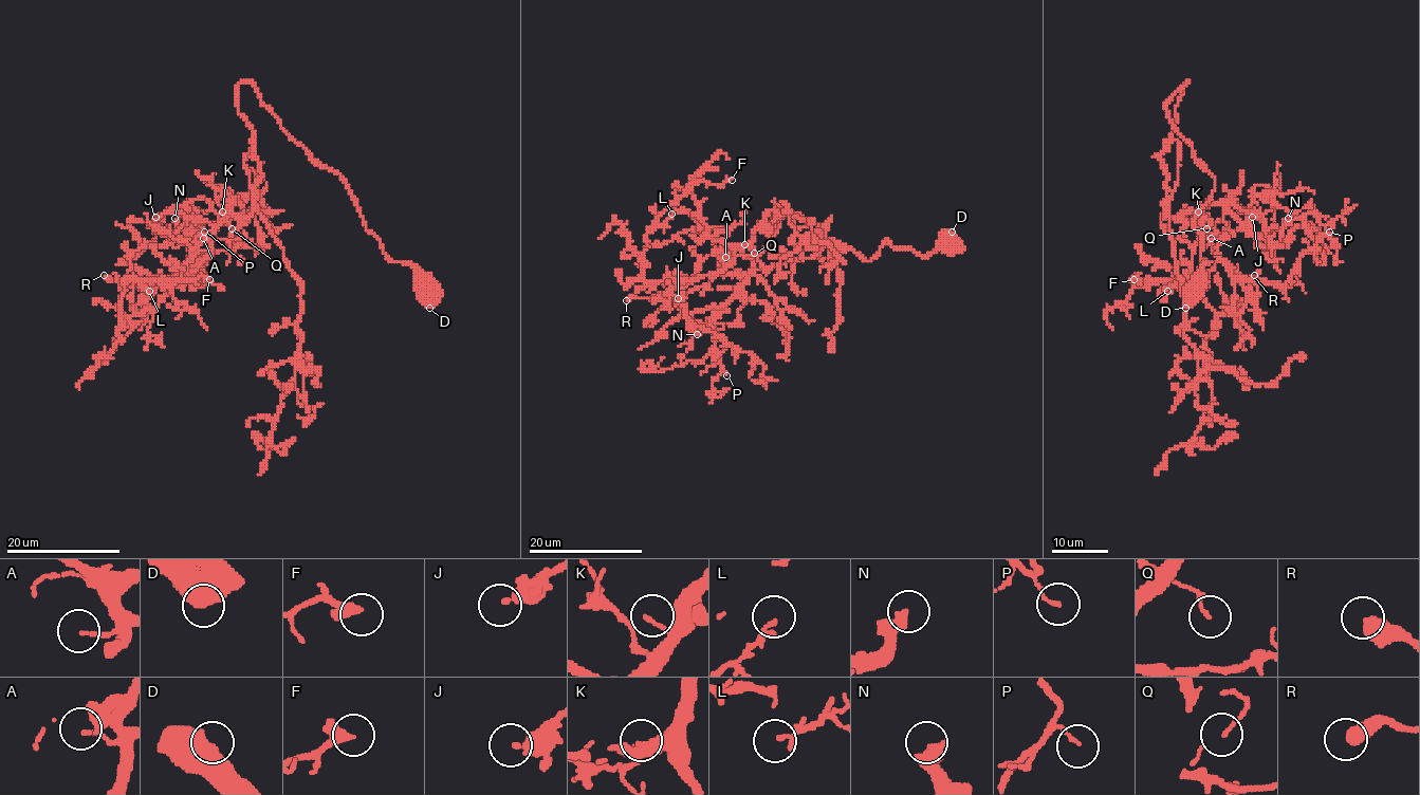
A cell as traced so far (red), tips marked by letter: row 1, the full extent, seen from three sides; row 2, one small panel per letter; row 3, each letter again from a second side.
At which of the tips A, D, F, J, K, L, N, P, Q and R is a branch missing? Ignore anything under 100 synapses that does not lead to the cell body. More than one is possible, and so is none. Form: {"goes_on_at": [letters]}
{"goes_on_at": []}

